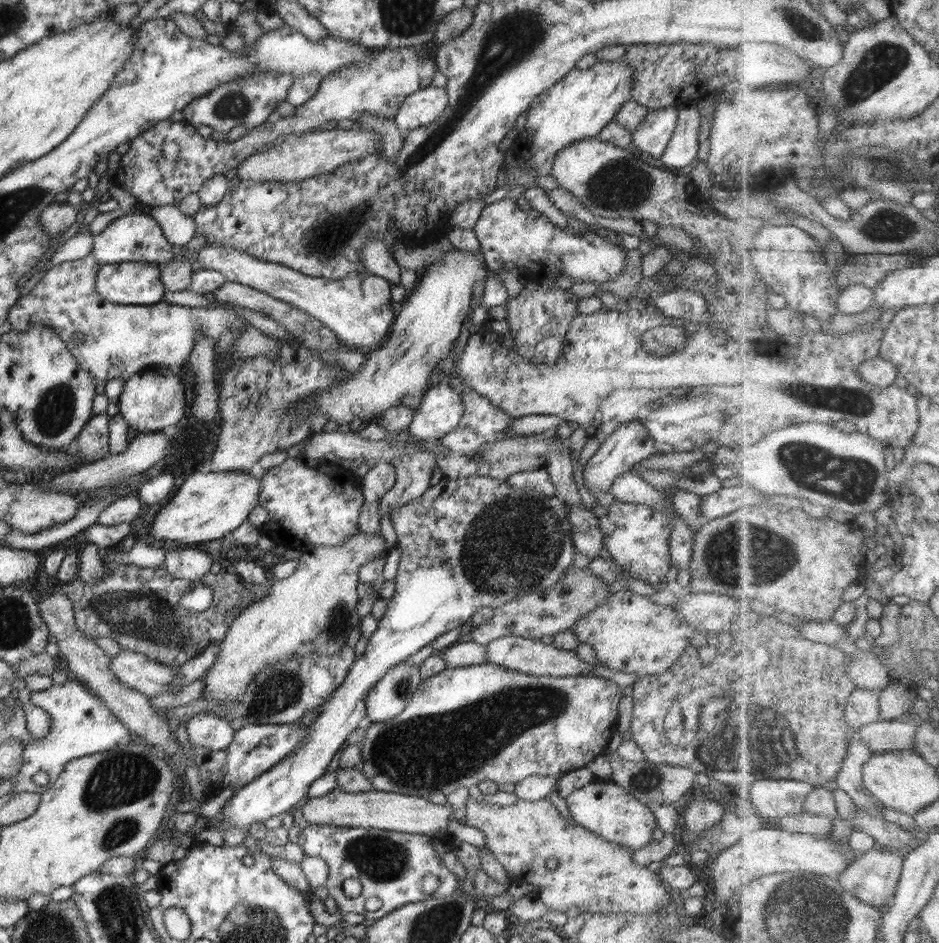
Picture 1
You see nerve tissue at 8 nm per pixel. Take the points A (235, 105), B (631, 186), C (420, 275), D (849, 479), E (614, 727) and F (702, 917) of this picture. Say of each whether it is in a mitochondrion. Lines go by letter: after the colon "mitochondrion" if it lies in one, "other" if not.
A: mitochondrion
B: mitochondrion
C: other
D: mitochondrion
E: other
F: other

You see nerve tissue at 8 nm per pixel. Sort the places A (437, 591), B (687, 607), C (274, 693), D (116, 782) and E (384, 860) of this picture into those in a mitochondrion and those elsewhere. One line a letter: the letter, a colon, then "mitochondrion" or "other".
A: other
B: other
C: mitochondrion
D: mitochondrion
E: mitochondrion

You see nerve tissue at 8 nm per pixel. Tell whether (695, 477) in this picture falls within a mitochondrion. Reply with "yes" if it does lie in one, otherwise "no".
no

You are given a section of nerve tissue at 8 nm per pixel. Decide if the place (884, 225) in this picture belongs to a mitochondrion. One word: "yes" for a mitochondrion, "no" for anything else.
yes

